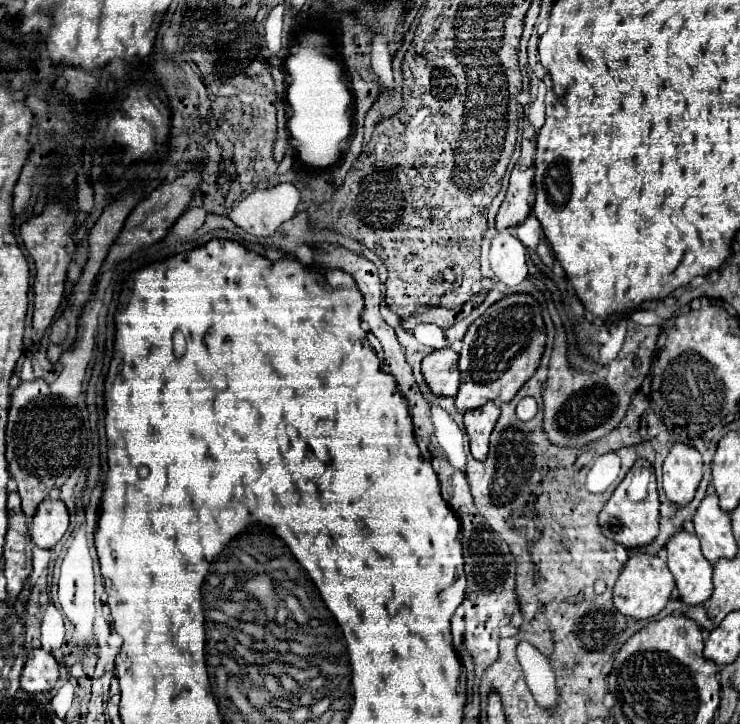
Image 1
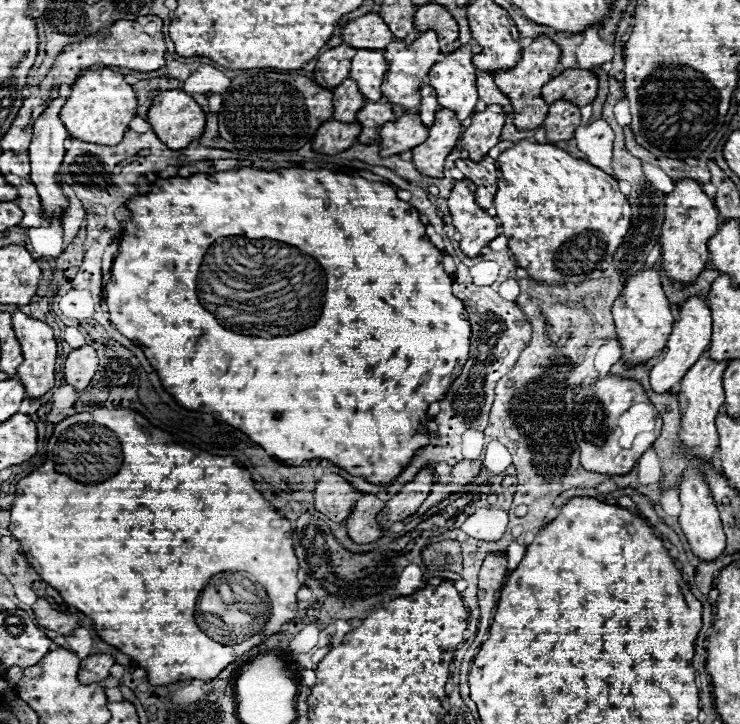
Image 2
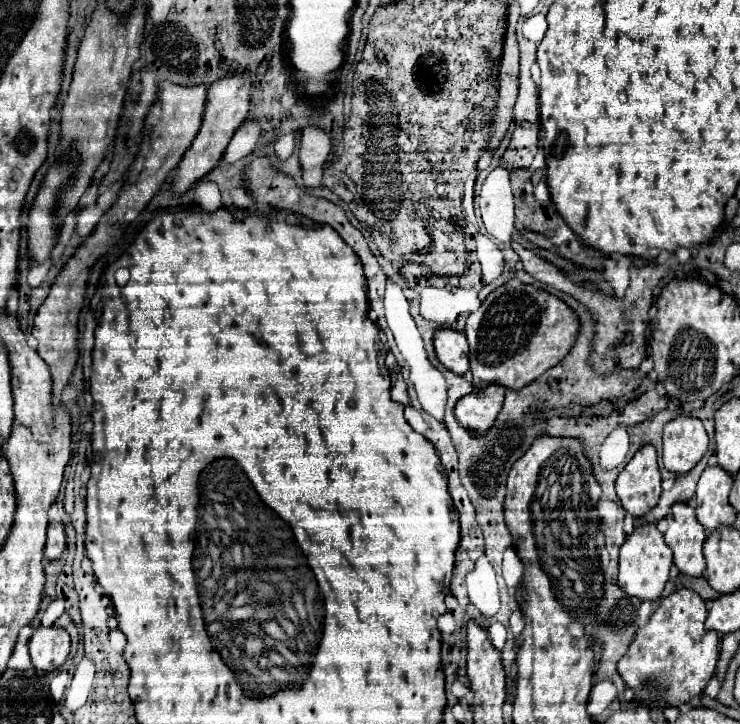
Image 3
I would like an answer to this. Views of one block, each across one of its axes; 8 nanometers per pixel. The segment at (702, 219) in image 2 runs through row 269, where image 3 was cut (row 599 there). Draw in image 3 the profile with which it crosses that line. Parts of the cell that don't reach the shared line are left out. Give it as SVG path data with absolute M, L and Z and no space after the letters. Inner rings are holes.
M680 588L672 592L670 596L662 598L656 612L650 616L650 620L636 632L628 652L618 662L618 672L624 678L626 686L636 690L638 702L648 702L646 706L664 706L664 704L652 704L652 702L668 702L672 706L680 706L684 702L690 702L694 696L698 696L708 680L714 676L716 660L718 660L718 634L714 630L706 630L706 604L704 600L690 588Z

